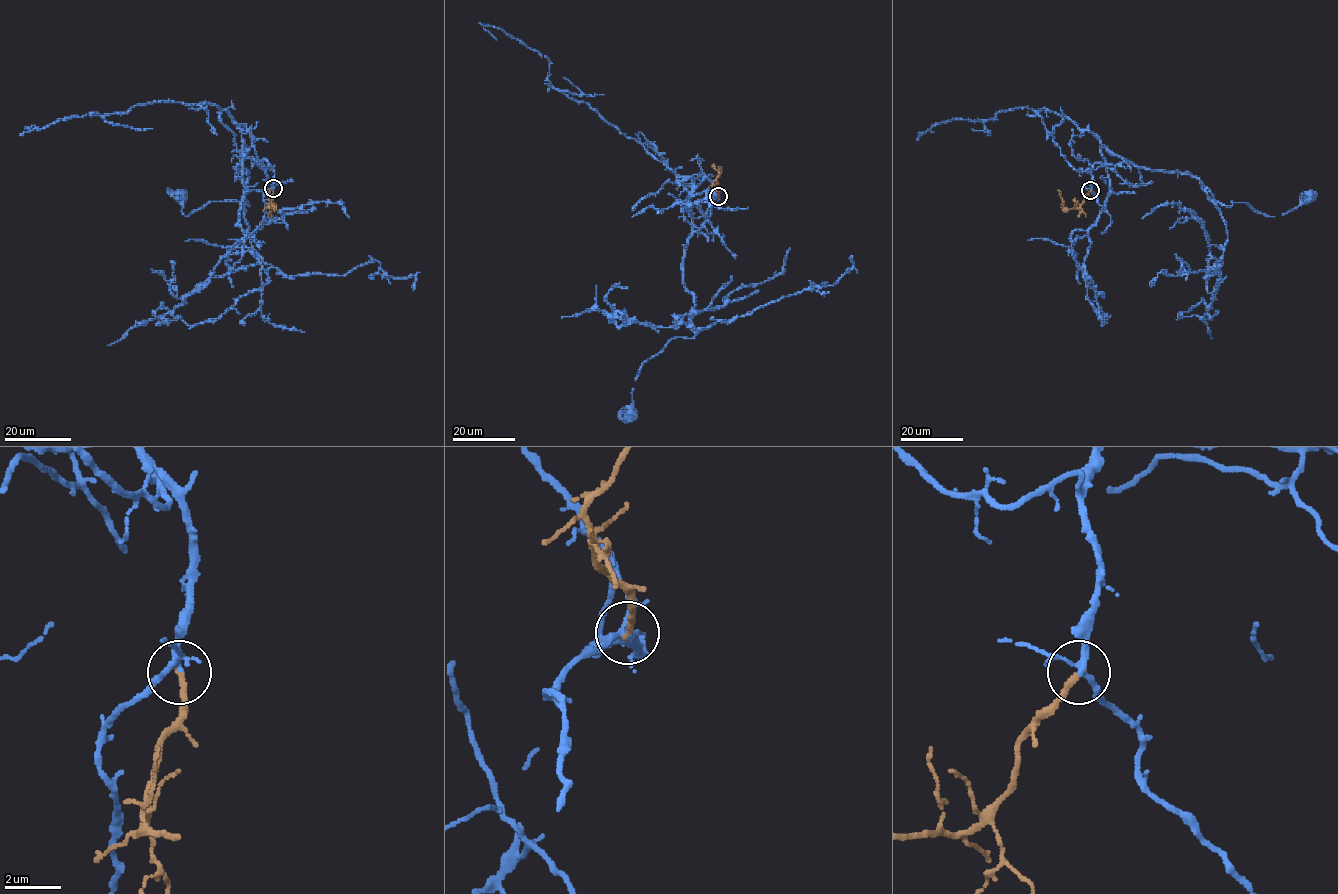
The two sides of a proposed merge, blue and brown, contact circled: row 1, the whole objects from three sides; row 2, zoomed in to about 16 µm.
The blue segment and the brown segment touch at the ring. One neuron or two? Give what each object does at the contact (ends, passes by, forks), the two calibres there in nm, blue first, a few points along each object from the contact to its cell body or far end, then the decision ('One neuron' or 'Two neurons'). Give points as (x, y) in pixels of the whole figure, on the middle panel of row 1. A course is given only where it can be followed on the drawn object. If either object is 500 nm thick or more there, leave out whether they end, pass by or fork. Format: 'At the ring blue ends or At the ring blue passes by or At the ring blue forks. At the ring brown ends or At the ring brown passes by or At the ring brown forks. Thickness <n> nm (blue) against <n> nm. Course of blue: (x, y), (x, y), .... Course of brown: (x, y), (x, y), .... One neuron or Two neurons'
At the ring blue forks. At the ring brown ends. Thickness 170 nm (blue) against 200 nm. Course of blue: (718, 197), (687, 243), (682, 262), (683, 285), (694, 297), (696, 335), (672, 338), (643, 364), (630, 413). Course of brown: (718, 197), (714, 183), (719, 172), (714, 164). One neuron

